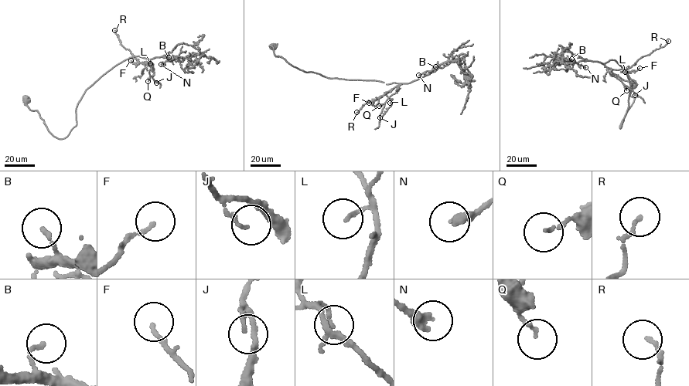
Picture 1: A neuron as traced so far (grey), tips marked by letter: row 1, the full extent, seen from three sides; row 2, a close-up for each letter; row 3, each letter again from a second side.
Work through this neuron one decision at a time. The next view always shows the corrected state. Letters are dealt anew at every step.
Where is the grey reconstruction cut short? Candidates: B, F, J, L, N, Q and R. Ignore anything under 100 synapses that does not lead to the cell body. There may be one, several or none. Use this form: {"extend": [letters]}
{"extend": []}

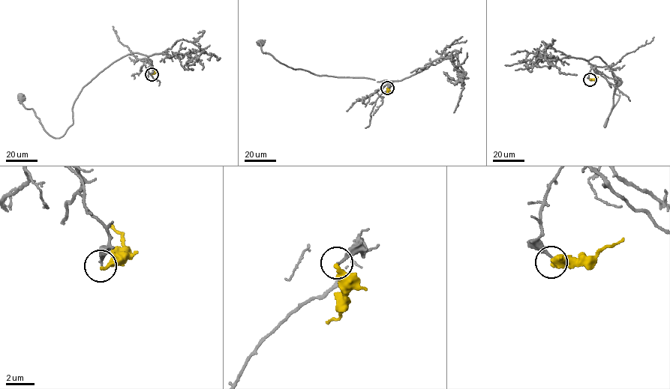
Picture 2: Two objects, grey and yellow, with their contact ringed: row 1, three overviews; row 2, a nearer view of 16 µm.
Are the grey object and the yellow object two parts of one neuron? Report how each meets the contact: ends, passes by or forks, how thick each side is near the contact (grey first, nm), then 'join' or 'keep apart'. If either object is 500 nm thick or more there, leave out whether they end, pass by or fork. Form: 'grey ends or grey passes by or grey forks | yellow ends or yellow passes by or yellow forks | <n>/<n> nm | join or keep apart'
grey ends | yellow ends | 180/280 nm | keep apart

